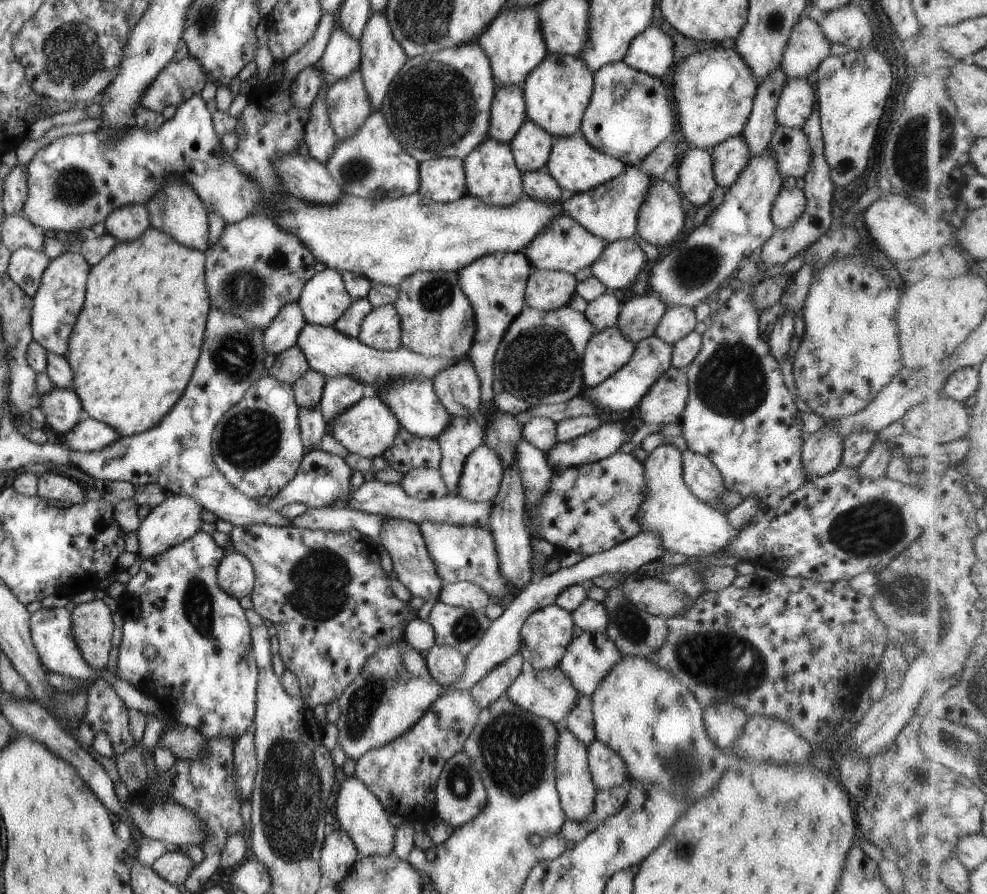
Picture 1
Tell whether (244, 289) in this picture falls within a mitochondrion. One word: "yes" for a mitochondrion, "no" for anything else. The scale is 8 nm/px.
yes

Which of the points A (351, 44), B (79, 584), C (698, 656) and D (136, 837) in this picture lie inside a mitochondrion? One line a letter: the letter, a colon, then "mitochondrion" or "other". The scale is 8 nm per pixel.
A: other
B: other
C: mitochondrion
D: other

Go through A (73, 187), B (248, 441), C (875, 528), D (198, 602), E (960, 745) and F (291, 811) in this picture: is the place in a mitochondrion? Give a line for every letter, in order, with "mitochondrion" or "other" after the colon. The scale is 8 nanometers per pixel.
A: mitochondrion
B: mitochondrion
C: mitochondrion
D: mitochondrion
E: mitochondrion
F: mitochondrion

